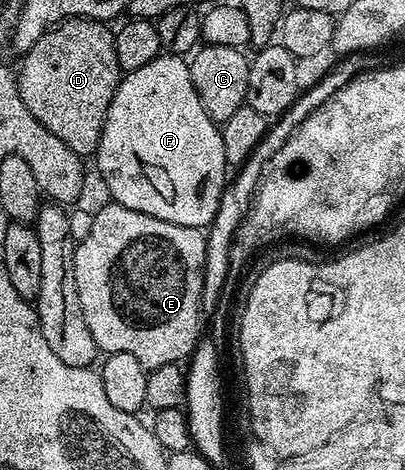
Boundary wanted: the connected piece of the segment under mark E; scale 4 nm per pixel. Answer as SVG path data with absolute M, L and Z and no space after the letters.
M107 204L92 216L92 227L86 235L86 240L77 242L76 255L74 256L74 280L78 284L78 300L82 304L82 316L86 316L86 325L90 327L90 336L94 336L94 344L97 351L105 355L117 354L118 352L130 352L130 356L138 359L138 364L146 371L154 368L162 368L162 364L171 362L183 363L192 356L196 343L202 337L200 322L200 297L203 290L204 261L207 258L207 240L205 231L198 226L183 226L182 224L170 224L166 220L158 220L154 216L146 216L142 212L134 212L125 206Z

